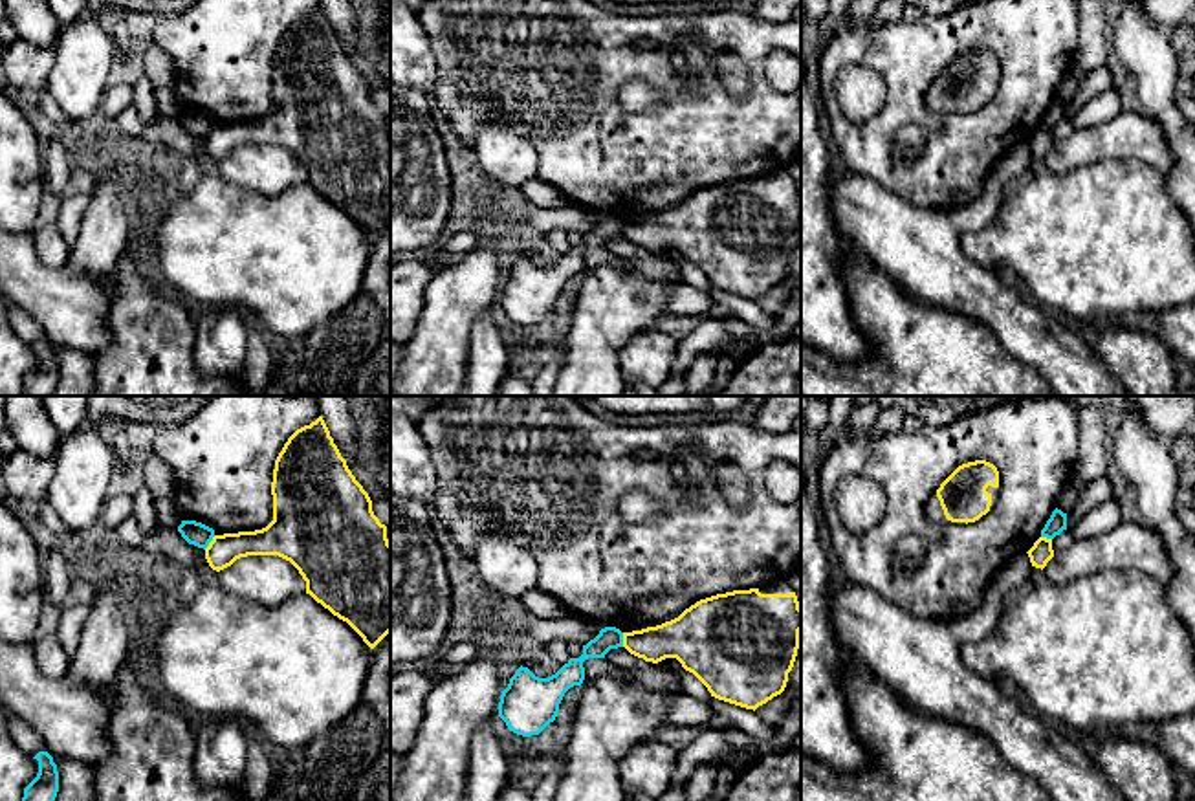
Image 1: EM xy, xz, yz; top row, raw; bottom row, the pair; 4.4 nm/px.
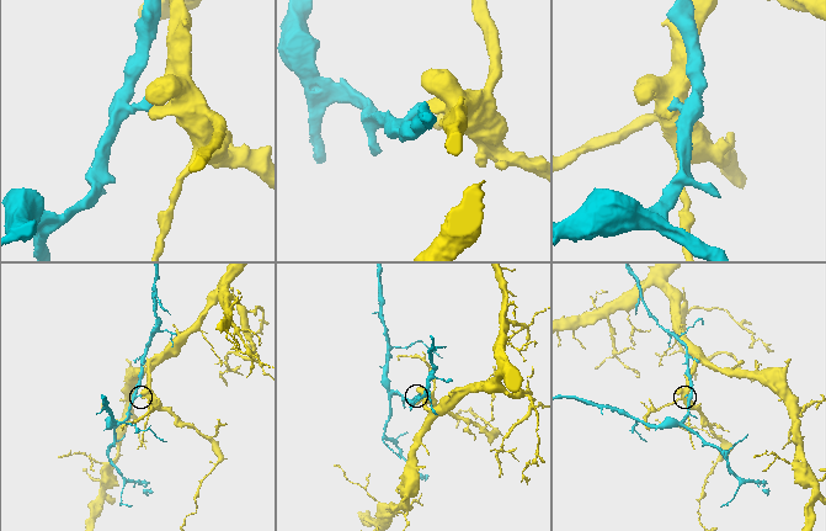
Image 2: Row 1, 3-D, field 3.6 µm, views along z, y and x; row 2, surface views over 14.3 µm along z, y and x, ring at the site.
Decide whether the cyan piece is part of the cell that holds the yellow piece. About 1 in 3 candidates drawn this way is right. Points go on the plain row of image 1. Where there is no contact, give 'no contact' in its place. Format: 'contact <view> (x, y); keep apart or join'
contact xy (209, 132); keep apart

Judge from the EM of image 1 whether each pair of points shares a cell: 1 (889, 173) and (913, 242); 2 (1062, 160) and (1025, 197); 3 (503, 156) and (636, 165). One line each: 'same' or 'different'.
1: different
2: different
3: different

